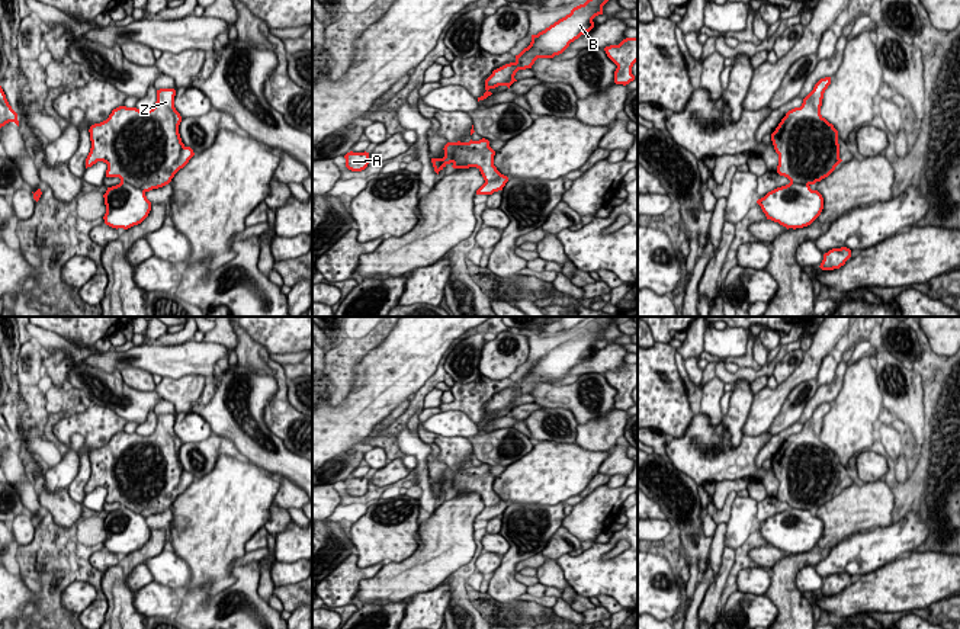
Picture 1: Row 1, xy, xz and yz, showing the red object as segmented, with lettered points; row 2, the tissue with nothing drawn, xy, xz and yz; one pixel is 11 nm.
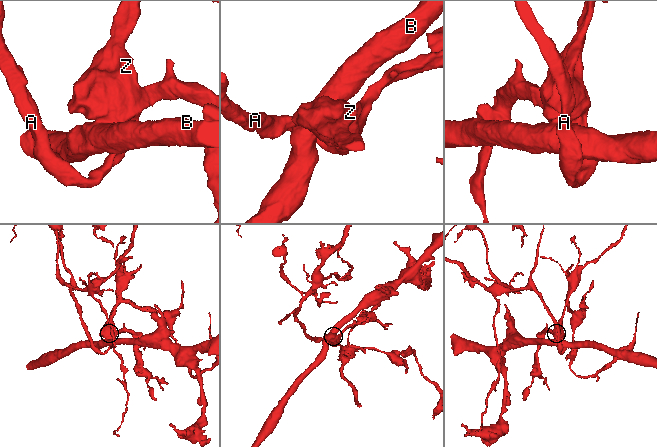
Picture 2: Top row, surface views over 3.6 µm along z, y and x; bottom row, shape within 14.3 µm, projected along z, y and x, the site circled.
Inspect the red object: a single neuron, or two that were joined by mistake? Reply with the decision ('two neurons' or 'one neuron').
two neurons

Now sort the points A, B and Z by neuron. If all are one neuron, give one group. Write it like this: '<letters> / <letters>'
A Z / B

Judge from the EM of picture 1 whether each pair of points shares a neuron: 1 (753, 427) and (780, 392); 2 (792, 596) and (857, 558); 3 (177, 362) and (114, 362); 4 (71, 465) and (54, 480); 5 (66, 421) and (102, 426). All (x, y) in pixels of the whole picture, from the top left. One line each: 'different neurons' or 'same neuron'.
1: same neuron
2: different neurons
3: same neuron
4: same neuron
5: same neuron

